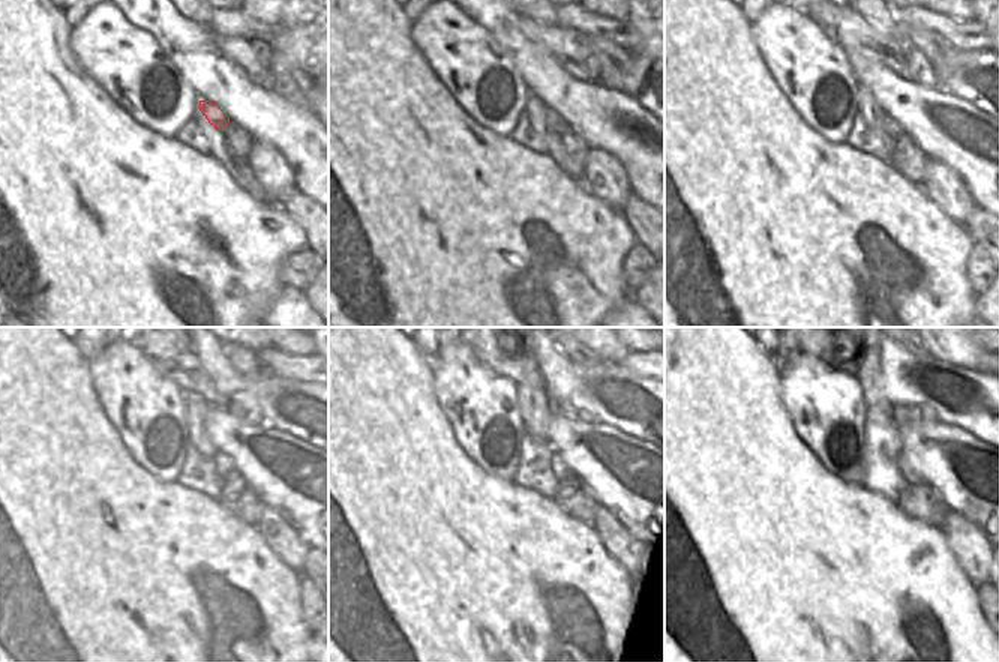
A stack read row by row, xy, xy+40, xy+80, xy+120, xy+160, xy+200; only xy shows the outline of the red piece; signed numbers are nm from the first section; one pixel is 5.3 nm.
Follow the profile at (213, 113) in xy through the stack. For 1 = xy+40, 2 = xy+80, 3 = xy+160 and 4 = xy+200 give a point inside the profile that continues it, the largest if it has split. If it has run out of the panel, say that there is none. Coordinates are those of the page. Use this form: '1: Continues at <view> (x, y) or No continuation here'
1: Continues at xy+40 (555, 122)
2: Continues at xy+80 (890, 125)
3: Continues at xy+160 (558, 466)
4: Continues at xy+200 (911, 476).

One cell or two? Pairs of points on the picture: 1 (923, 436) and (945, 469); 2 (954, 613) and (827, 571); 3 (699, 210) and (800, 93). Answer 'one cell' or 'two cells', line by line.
1: one cell
2: one cell
3: two cells

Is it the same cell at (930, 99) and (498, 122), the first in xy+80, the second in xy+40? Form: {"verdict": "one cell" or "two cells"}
{"verdict": "two cells"}

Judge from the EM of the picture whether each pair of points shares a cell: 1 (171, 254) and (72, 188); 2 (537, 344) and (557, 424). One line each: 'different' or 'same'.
1: same
2: different

